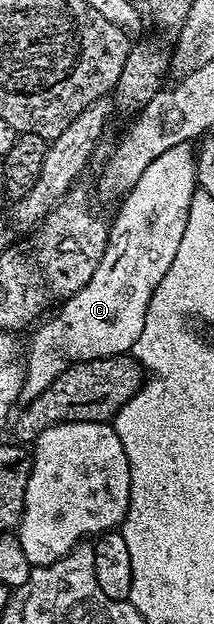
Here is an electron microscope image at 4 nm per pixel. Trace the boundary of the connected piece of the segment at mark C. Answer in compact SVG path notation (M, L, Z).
M183 144L168 148L148 168L144 168L144 176L136 180L136 184L121 199L122 207L118 210L114 222L109 223L110 239L106 242L106 251L92 272L92 280L80 288L70 298L61 303L62 311L58 318L50 318L30 338L30 347L24 350L26 368L26 385L22 387L22 398L29 400L38 398L60 372L64 372L75 362L91 362L97 358L115 358L118 354L129 355L140 341L140 332L144 332L144 316L148 316L148 304L152 300L152 292L164 280L164 272L172 268L172 259L176 256L176 248L180 248L180 236L184 236L184 224L188 222L188 208L196 189L196 154L189 145Z

